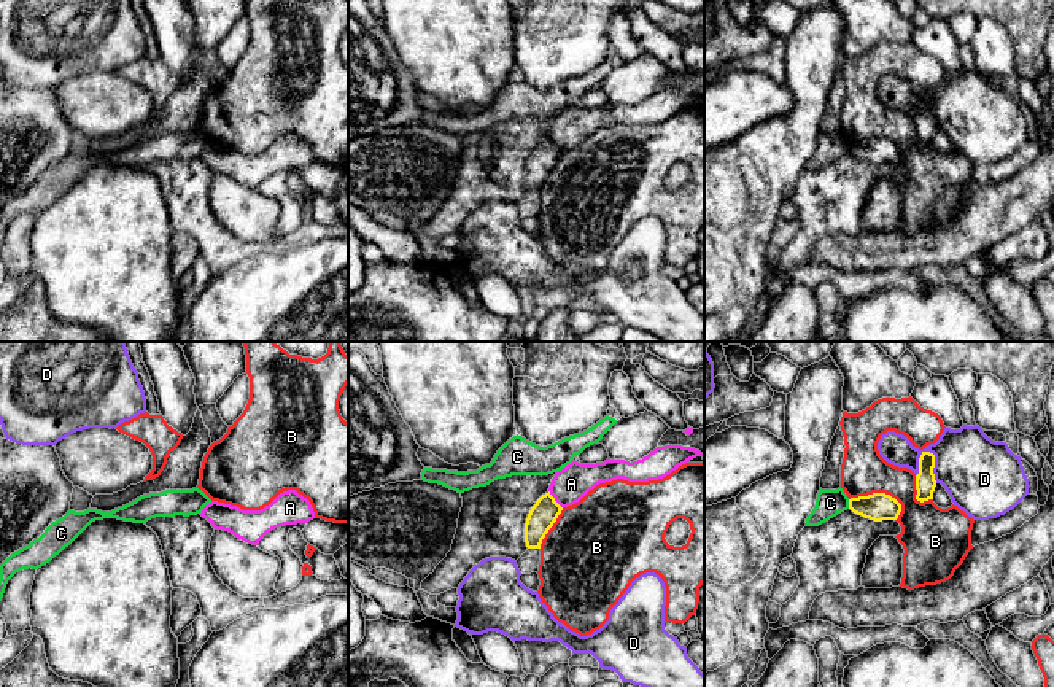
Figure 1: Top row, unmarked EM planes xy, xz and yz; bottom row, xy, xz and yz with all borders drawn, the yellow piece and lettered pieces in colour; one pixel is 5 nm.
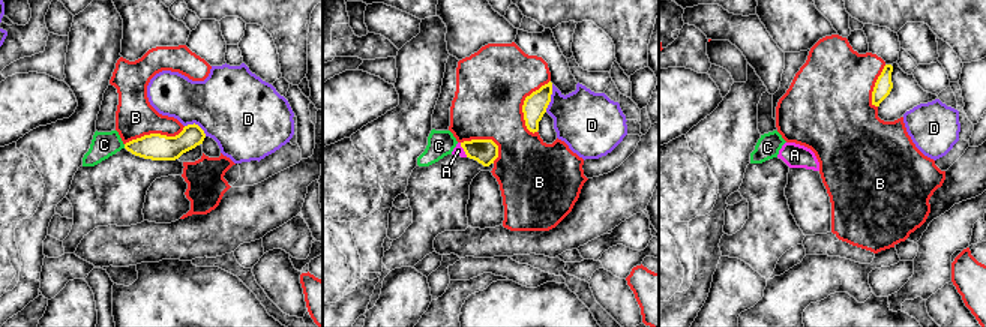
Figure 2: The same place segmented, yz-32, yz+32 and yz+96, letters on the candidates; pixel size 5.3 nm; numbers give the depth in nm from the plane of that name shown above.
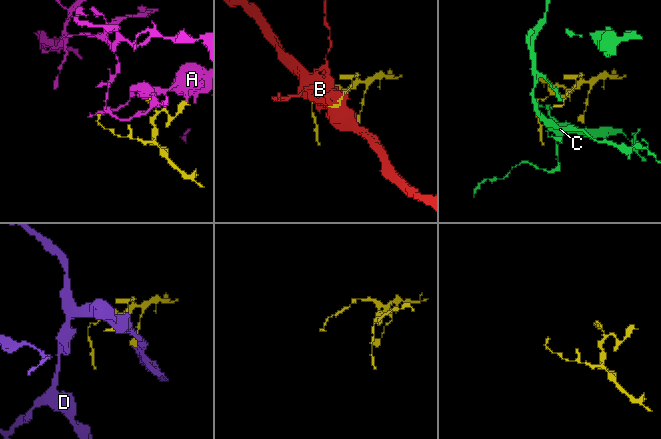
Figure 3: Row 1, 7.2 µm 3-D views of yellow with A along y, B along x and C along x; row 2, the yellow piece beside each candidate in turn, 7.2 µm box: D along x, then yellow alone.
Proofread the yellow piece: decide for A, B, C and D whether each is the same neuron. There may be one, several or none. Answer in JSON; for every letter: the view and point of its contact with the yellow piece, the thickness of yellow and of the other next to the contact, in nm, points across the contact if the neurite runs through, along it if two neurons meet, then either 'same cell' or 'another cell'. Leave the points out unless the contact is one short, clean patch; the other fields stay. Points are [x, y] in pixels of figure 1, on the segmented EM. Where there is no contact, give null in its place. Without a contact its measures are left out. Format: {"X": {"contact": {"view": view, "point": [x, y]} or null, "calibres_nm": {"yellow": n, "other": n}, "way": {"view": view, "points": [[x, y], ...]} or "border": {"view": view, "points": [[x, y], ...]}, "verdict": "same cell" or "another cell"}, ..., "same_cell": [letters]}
{"A": {"contact": {"view": "xz", "point": [554, 500]}, "calibres_nm": {"yellow": 140, "other": 180}, "verdict": "another cell"}, "B": {"contact": {"view": "yz", "point": [878, 493]}, "calibres_nm": {"yellow": 140, "other": 240}, "verdict": "another cell"}, "C": {"contact": {"view": "yz", "point": [849, 504]}, "calibres_nm": {"yellow": 140, "other": 140}, "border": {"view": "yz", "points": [[848, 500], [849, 508]]}, "verdict": "another cell"}, "D": {"contact": {"view": "yz", "point": [933, 463]}, "calibres_nm": {"yellow": 100, "other": 380}, "verdict": "another cell"}, "same_cell": []}

